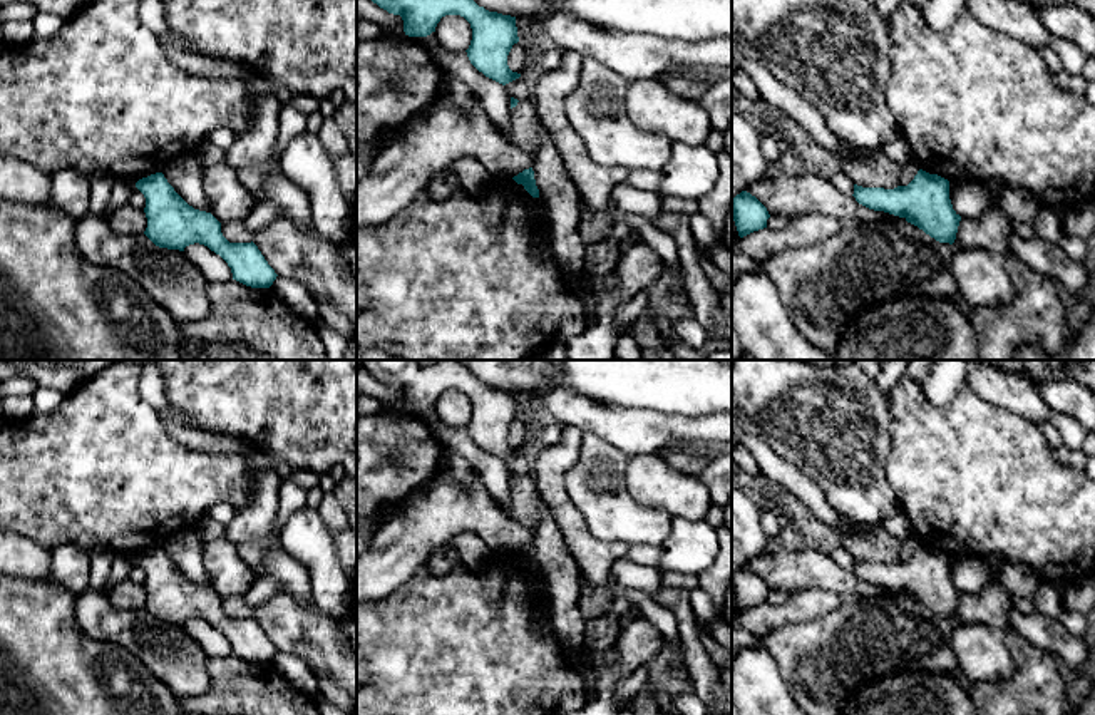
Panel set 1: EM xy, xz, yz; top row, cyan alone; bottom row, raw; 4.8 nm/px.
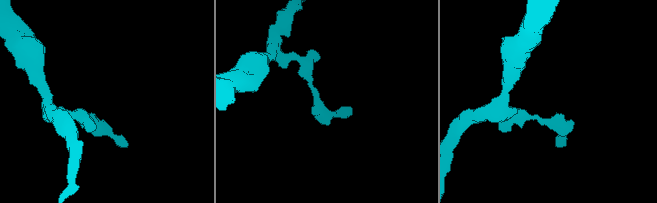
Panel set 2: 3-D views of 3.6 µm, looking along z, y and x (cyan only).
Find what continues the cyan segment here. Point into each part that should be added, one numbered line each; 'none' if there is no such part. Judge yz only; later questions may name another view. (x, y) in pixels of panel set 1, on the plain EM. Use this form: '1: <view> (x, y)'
none

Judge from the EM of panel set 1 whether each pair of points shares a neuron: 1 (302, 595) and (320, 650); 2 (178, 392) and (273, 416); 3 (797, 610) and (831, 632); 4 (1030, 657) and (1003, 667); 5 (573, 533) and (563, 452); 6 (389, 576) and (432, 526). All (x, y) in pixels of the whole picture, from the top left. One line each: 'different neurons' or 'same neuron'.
1: different neurons
2: same neuron
3: different neurons
4: different neurons
5: same neuron
6: same neuron

